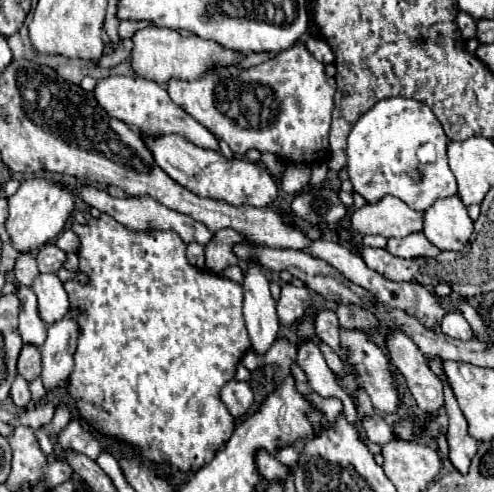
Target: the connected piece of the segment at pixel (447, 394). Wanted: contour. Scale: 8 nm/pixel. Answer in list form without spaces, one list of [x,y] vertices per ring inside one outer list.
[[[444,387],[444,399],[446,399],[448,417],[450,417],[450,427],[448,427],[448,435],[446,435],[448,447],[450,447],[450,461],[462,475],[466,475],[470,469],[470,461],[476,455],[478,441],[468,435],[466,419],[462,415],[462,411],[458,409],[458,403],[452,397],[452,391],[448,387]]]

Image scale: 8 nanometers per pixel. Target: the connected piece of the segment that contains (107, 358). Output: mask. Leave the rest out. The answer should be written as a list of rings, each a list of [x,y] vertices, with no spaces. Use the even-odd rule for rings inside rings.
[[[86,213],[86,219],[88,219],[88,227],[74,223],[72,229],[80,237],[80,251],[78,251],[80,271],[90,277],[90,285],[80,285],[74,281],[64,283],[66,293],[70,297],[70,305],[82,307],[86,311],[86,315],[78,319],[80,339],[78,339],[78,349],[74,355],[74,369],[70,373],[68,391],[76,397],[76,405],[78,405],[82,417],[90,423],[90,427],[94,427],[96,431],[100,431],[104,435],[112,435],[116,439],[122,439],[122,441],[138,447],[142,451],[144,461],[152,461],[152,463],[166,461],[166,463],[180,467],[182,471],[190,471],[190,469],[198,471],[200,467],[204,467],[206,463],[212,461],[218,447],[224,445],[234,431],[234,417],[228,419],[228,409],[220,401],[218,391],[222,389],[222,385],[226,385],[234,377],[238,361],[250,349],[250,337],[248,337],[244,317],[242,317],[242,299],[244,299],[242,285],[228,281],[220,275],[192,267],[186,259],[186,245],[174,231],[136,233],[136,231],[128,231],[124,225],[120,225],[110,215],[100,215],[100,219],[92,219],[90,213]]]

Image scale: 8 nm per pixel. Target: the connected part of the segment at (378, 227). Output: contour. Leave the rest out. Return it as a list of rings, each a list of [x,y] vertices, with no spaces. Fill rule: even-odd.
[[[384,197],[376,205],[364,205],[352,213],[352,229],[360,235],[406,237],[422,231],[422,213],[406,207],[398,197]]]

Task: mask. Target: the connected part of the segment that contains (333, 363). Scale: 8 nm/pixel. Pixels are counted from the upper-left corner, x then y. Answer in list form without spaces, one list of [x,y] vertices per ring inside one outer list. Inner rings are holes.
[[[320,343],[320,351],[322,351],[322,355],[324,355],[324,359],[326,359],[326,363],[328,363],[328,367],[336,373],[336,375],[340,375],[340,377],[344,377],[346,373],[344,373],[344,365],[342,365],[342,361],[340,361],[340,357],[328,347],[328,345],[324,345],[324,343]]]

